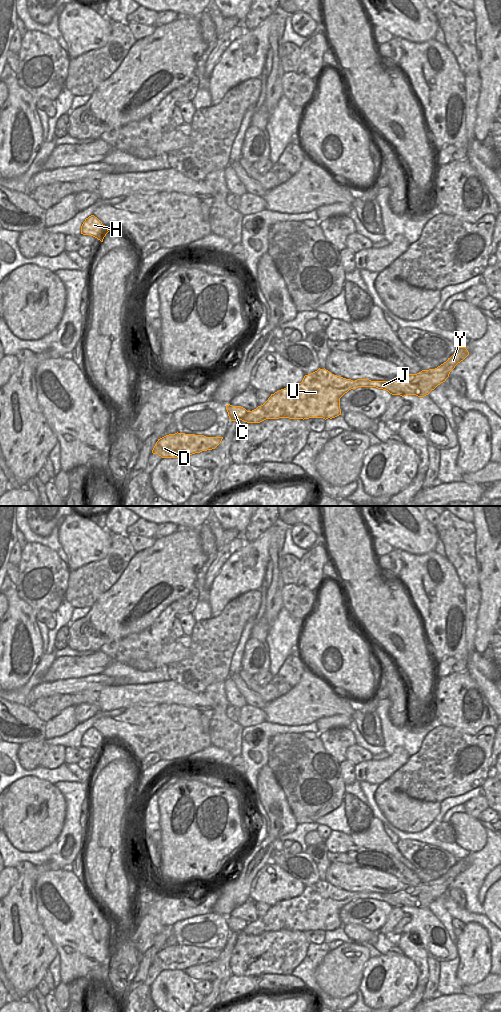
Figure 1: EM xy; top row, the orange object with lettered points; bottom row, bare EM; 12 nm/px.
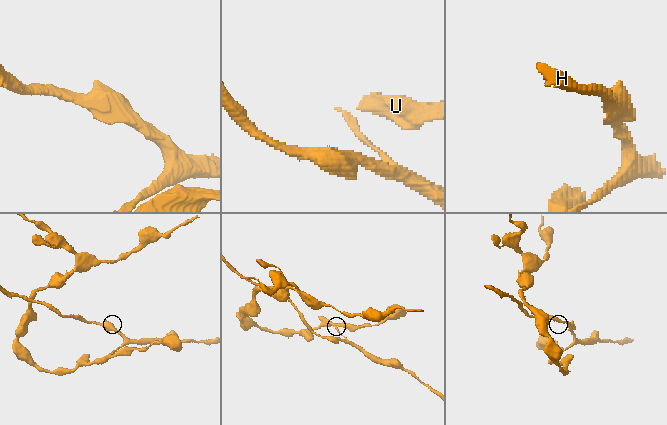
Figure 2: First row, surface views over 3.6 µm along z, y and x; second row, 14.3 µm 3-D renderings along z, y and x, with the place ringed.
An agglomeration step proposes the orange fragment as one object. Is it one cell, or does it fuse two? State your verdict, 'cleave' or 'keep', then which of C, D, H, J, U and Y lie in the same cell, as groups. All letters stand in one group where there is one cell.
cleave; groups C H / D J U Y

